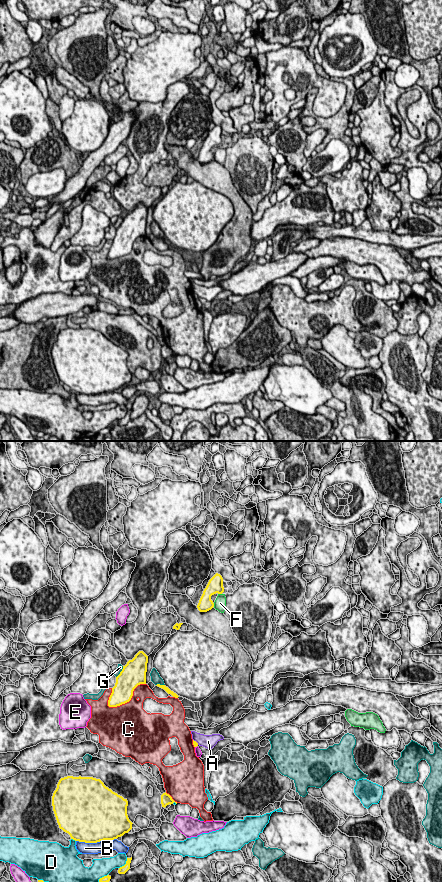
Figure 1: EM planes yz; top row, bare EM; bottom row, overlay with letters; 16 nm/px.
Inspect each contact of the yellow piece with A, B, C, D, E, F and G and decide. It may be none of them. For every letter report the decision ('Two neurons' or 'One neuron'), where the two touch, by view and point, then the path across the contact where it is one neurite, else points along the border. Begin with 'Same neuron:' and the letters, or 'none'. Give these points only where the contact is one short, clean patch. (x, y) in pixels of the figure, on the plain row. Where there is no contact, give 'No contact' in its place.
Same neuron: none
A: Two neurons. Touches yellow at yz (196, 294). Boundary: yz (193, 291), (198, 296)
B: Two neurons. Touches yellow at yz (96, 394)
C: Two neurons. Touches yellow at yz (129, 252)
D: Two neurons. Touches yellow at yz (125, 416)
E: Two neurons. Touches yellow at yz (196, 298)
F: Two neurons. Touches yellow at yz (220, 145)
G: Two neurons. Touches yellow at yz (120, 224)

